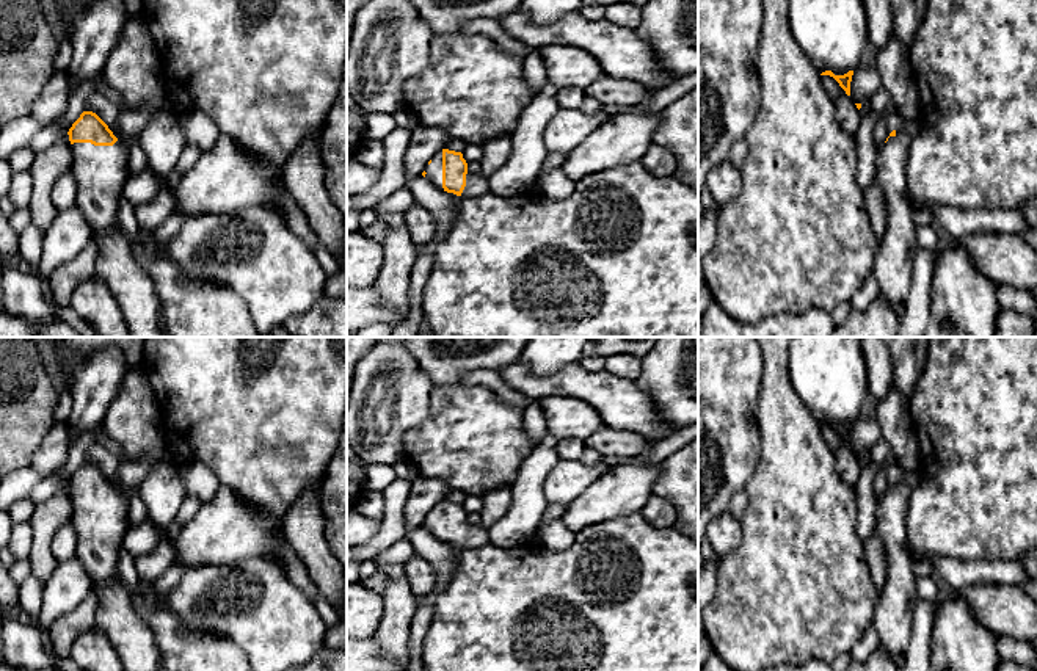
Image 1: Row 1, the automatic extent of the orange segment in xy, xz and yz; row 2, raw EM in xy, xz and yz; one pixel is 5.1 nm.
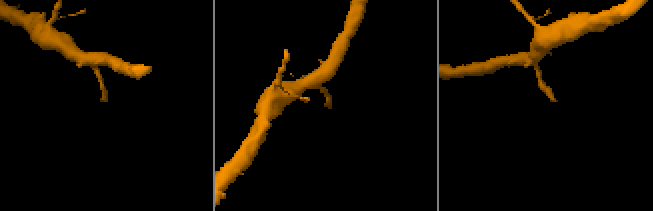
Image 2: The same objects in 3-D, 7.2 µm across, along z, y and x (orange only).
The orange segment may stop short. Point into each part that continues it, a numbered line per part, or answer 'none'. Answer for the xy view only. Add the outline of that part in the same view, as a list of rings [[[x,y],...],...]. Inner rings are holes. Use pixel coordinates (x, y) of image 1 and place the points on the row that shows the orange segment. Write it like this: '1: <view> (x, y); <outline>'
1: xy (101, 171); [[[74,143],[72,155],[75,205],[89,226],[91,240],[99,243],[96,276],[118,301],[130,337],[166,337],[155,284],[136,262],[132,240],[118,227],[119,198],[129,177],[129,143]]]

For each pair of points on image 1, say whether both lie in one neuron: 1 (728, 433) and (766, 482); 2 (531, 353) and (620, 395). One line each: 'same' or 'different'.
1: different
2: different

